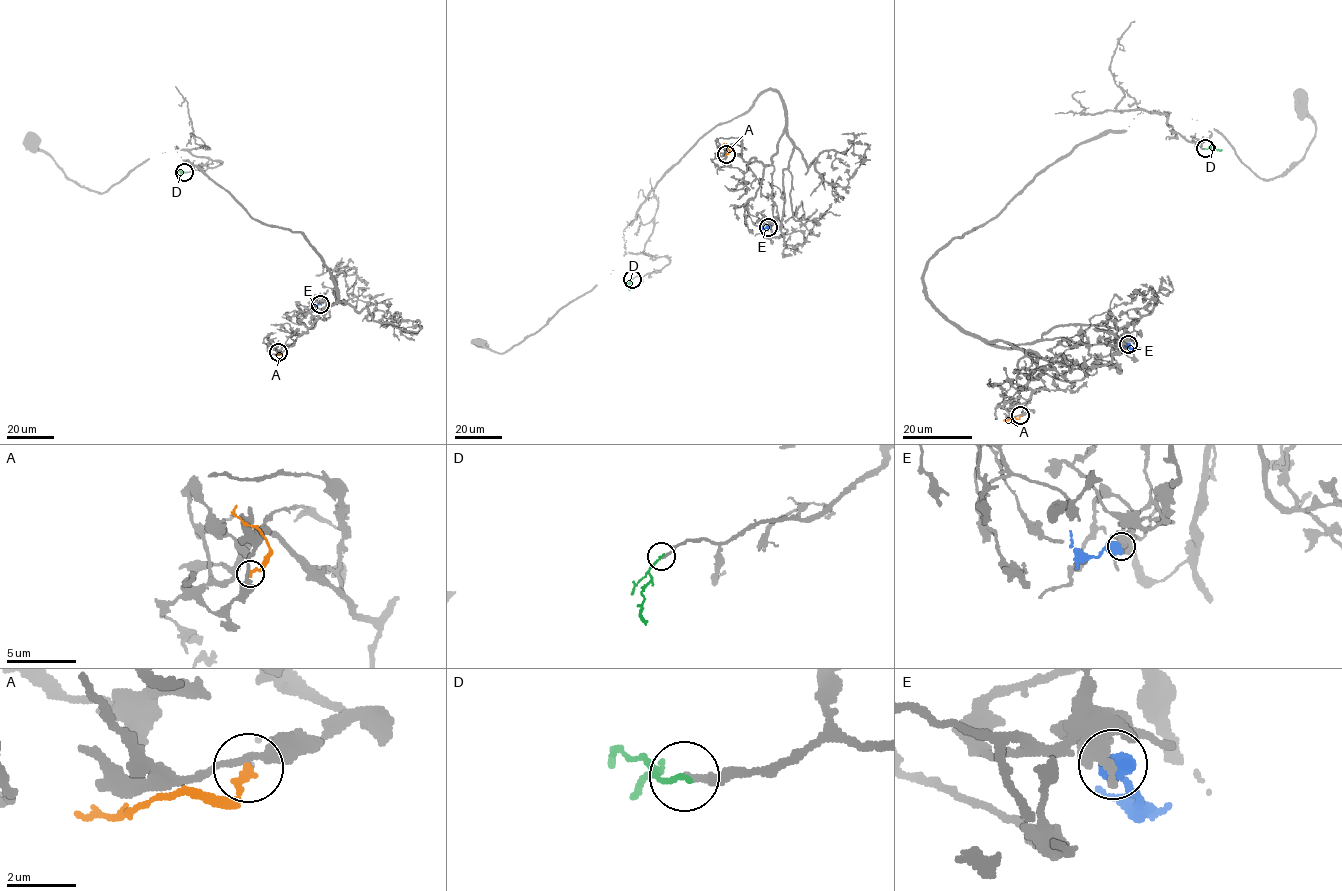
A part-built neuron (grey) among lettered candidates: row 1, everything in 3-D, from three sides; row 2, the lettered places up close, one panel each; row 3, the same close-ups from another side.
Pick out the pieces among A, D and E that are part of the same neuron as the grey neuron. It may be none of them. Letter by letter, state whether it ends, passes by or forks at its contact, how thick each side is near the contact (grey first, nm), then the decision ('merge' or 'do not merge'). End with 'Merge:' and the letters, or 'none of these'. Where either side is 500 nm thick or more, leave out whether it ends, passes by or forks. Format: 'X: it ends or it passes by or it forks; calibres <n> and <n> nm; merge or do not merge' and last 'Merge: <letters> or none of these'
A: it ends; calibres 280 and 220 nm; do not merge
D: it ends; calibres 180 and 150 nm; do not merge
E: calibres 500 and 550 nm; do not merge
Merge: none of these

